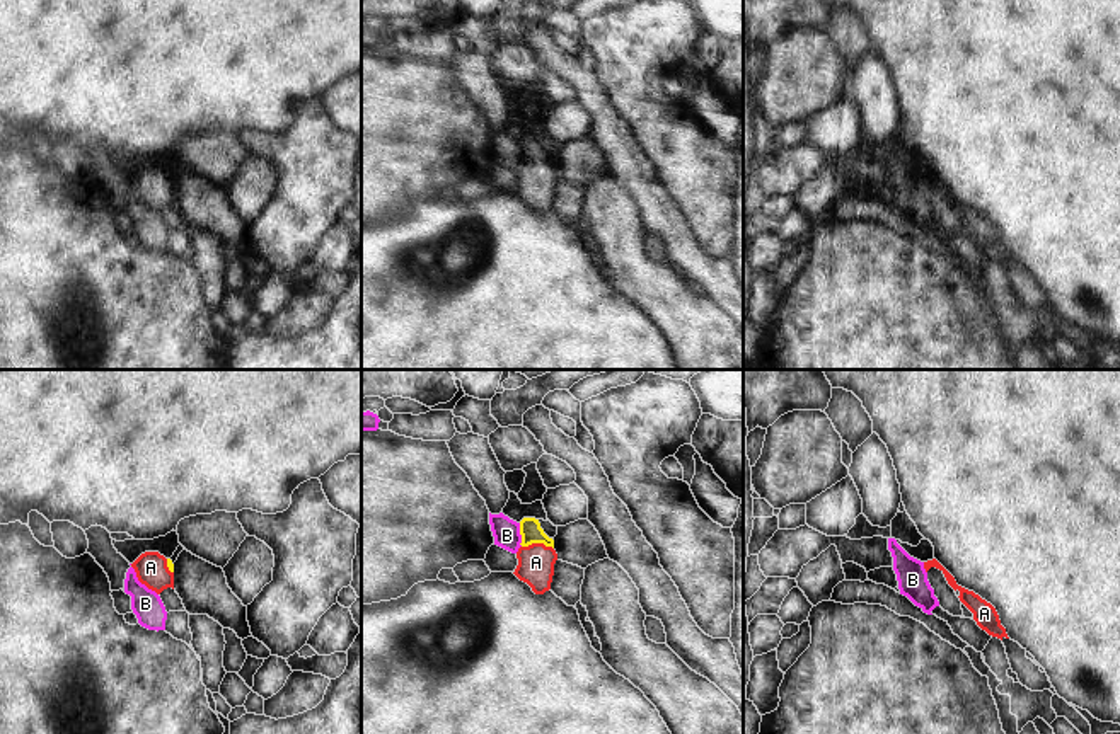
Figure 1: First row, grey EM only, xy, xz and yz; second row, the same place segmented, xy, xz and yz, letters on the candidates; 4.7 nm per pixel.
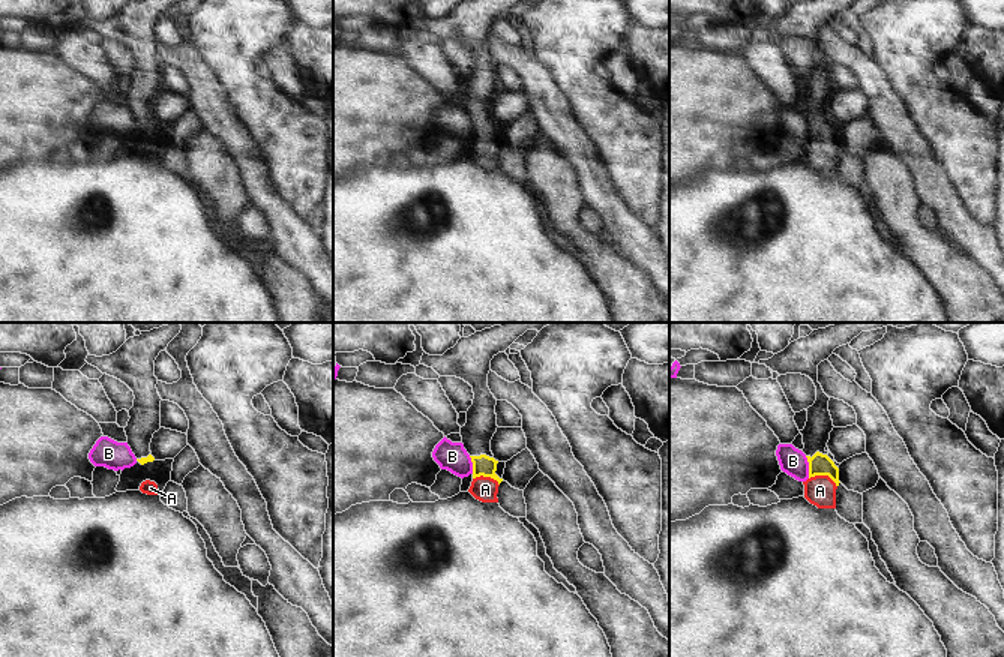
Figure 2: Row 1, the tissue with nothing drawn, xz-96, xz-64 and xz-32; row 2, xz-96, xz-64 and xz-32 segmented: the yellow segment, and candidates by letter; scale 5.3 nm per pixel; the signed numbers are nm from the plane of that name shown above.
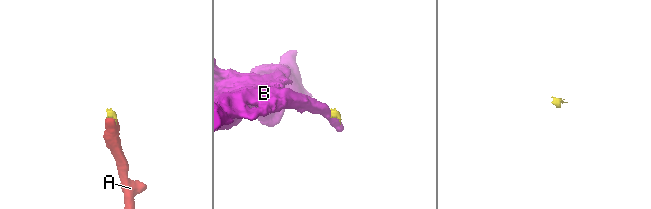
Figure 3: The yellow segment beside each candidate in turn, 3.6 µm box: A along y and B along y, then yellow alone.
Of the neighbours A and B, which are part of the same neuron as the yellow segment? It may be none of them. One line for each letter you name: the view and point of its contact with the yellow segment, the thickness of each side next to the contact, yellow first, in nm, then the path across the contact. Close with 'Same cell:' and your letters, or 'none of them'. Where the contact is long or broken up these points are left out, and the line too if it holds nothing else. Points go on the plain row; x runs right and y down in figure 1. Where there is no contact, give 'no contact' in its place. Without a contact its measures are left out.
A: xz (537, 160) | 100/180 nm | across xz (531, 149), (537, 160), (536, 181)
Same cell: A

